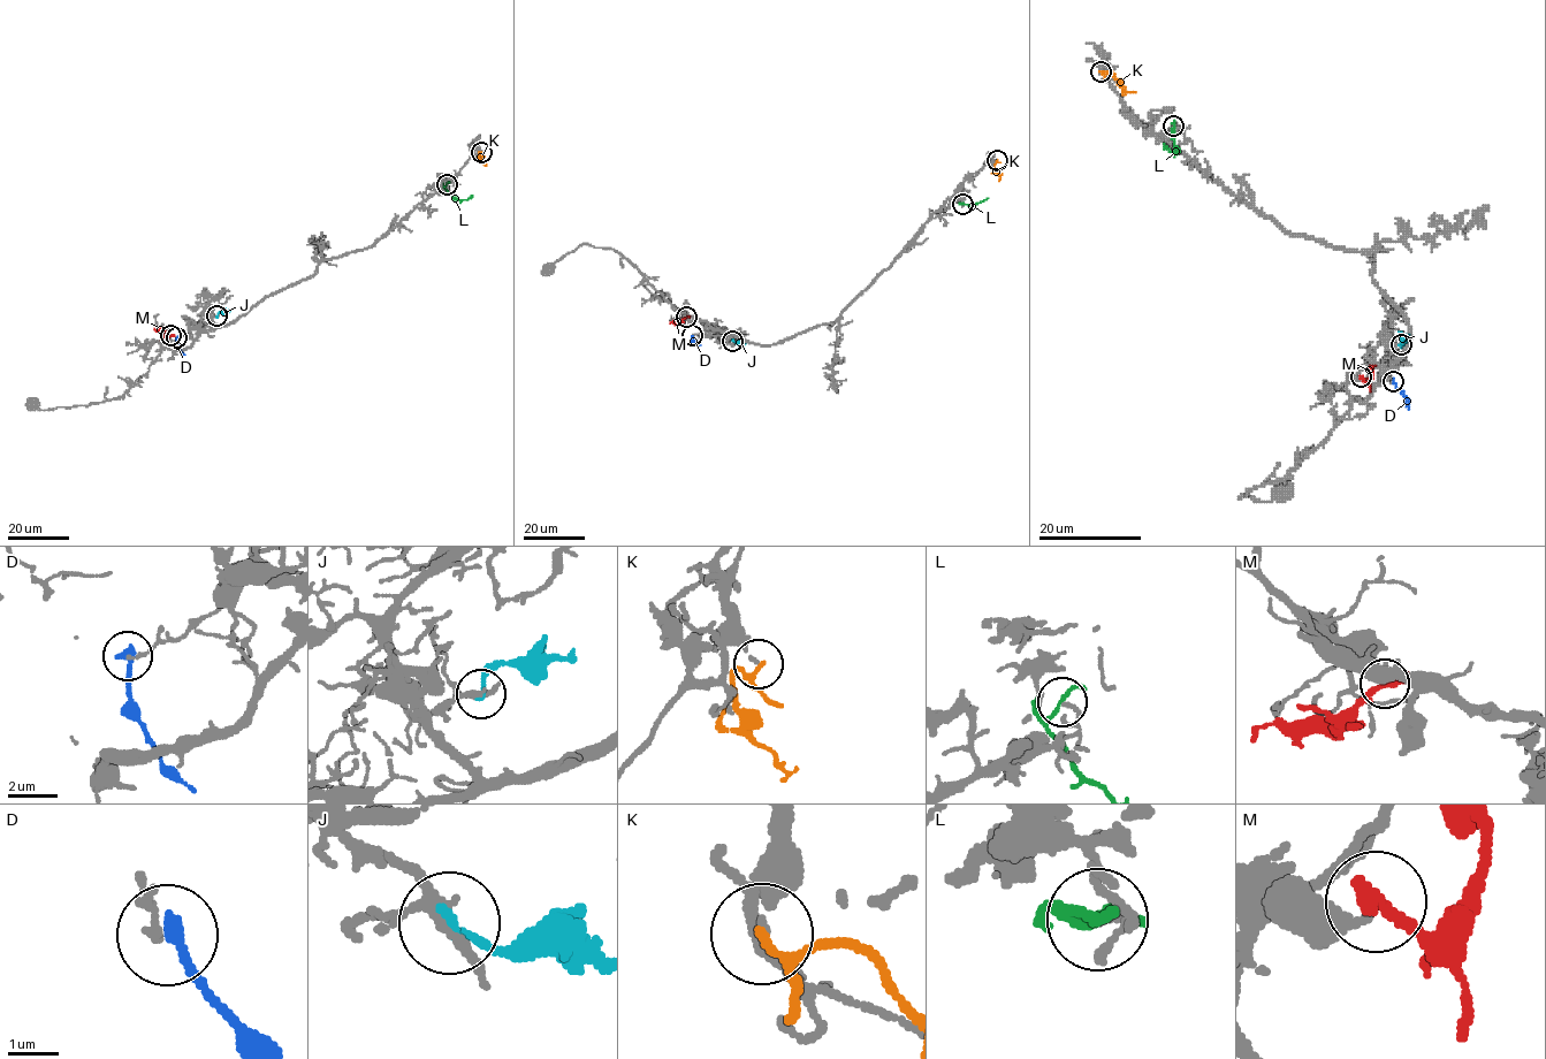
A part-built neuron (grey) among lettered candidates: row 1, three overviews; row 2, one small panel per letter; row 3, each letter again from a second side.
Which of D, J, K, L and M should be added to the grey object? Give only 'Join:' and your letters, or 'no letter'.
Join: no letter

